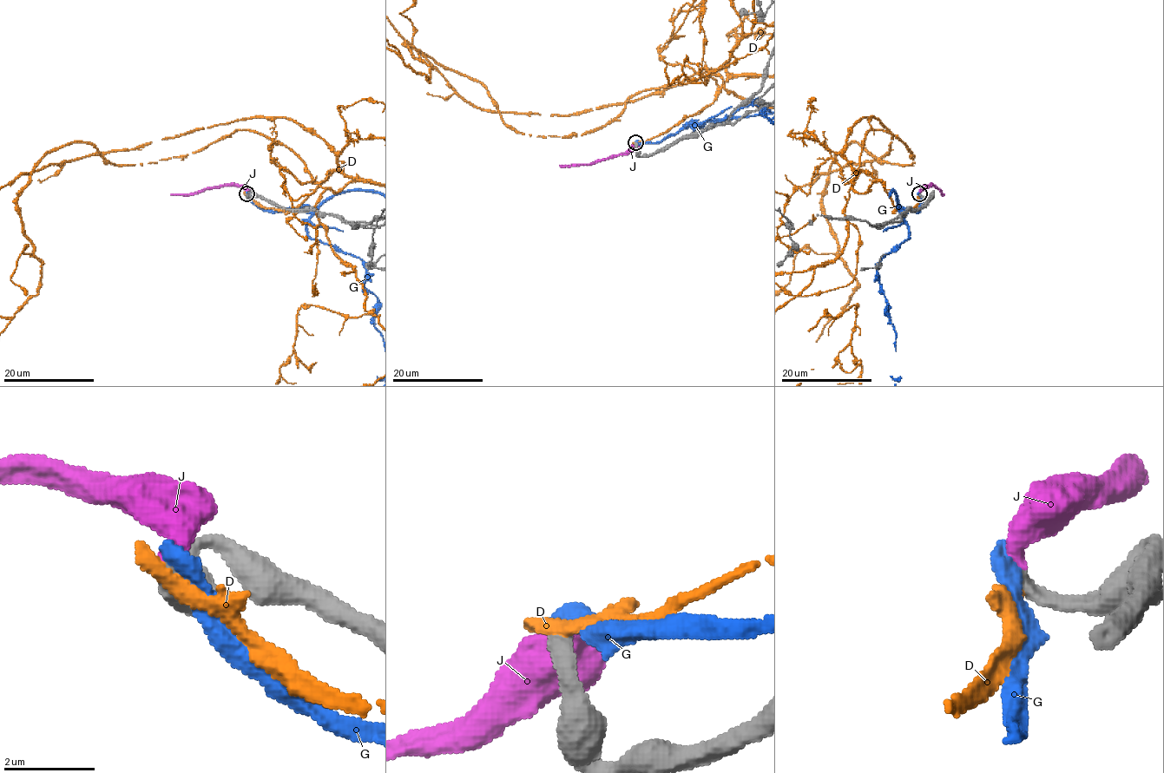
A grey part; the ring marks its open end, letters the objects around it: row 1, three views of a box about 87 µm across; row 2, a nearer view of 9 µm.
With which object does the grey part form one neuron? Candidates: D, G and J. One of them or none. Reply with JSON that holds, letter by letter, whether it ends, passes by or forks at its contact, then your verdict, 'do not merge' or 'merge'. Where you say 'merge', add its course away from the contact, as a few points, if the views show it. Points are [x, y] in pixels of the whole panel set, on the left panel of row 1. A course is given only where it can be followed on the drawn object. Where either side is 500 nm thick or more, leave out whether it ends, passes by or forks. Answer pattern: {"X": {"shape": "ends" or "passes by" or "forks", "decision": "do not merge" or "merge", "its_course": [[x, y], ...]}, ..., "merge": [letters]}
{"D": {"shape": "ends", "decision": "do not merge"}, "G": {"shape": "ends", "decision": "do not merge"}, "J": {"shape": "ends", "decision": "merge", "its_course": [[246, 193], [240, 187], [220, 186], [171, 195]]}, "merge": ["J"]}

